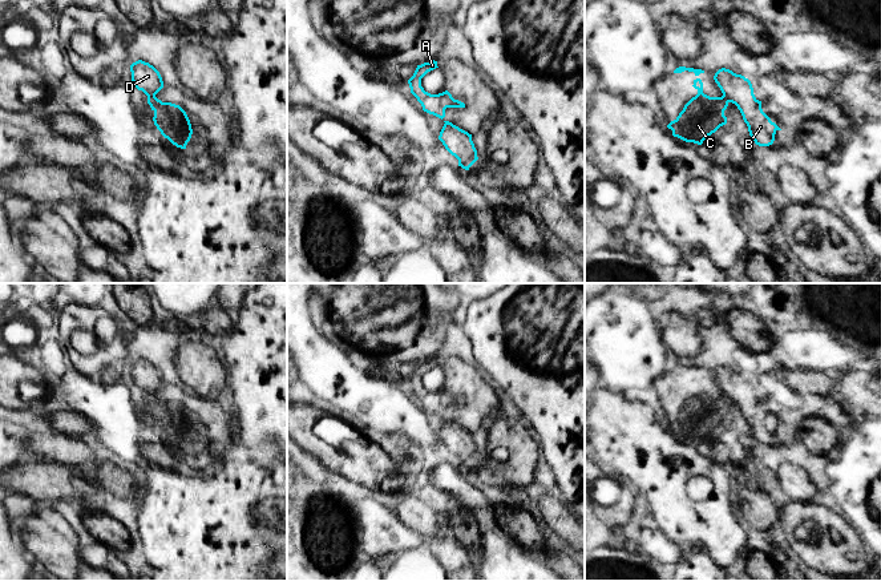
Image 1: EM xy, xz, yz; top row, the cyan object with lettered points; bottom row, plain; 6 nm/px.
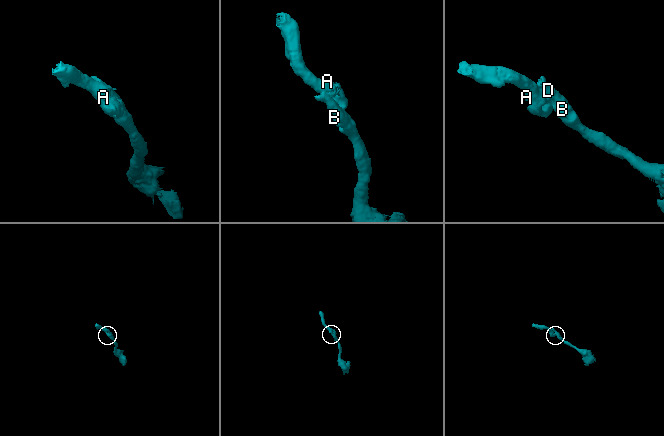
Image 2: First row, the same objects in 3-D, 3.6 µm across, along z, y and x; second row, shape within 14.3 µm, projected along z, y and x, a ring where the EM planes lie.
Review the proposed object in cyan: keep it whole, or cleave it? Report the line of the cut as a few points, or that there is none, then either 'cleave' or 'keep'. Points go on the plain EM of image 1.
cut xy (148, 392), (154, 394); cleave

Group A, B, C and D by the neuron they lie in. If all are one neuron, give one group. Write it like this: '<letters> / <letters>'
A C / B D

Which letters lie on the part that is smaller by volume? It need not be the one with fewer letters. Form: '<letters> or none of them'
A, C

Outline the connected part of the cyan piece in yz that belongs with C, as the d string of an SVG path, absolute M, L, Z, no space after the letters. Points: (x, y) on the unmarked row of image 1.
M699 375L694 378L692 384L698 392L684 403L679 413L667 425L672 428L674 435L702 443L708 433L727 421L724 408L730 399L724 394L710 395L704 392L703 380Z

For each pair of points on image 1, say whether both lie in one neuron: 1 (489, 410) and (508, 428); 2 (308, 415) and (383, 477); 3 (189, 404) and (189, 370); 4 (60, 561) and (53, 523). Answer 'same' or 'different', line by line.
1: different
2: same
3: different
4: same

